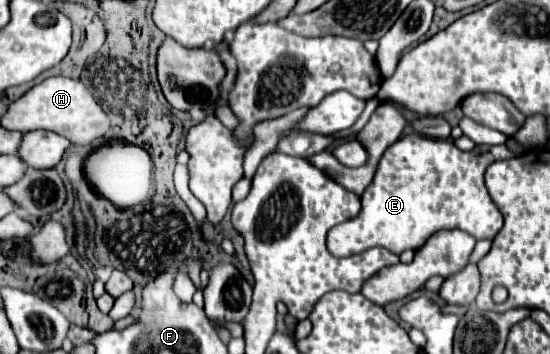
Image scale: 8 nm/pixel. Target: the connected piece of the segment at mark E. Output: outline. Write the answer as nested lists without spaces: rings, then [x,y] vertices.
[[[408,134],[392,144],[382,156],[376,176],[362,194],[362,210],[354,220],[334,226],[328,232],[328,250],[332,256],[352,256],[368,248],[382,246],[392,254],[400,256],[404,250],[418,250],[424,242],[440,230],[464,230],[476,240],[492,240],[502,228],[502,214],[492,202],[486,186],[484,172],[496,160],[512,158],[514,154],[504,146],[476,146],[470,152],[462,152],[454,146],[452,140],[436,140],[420,134]]]

